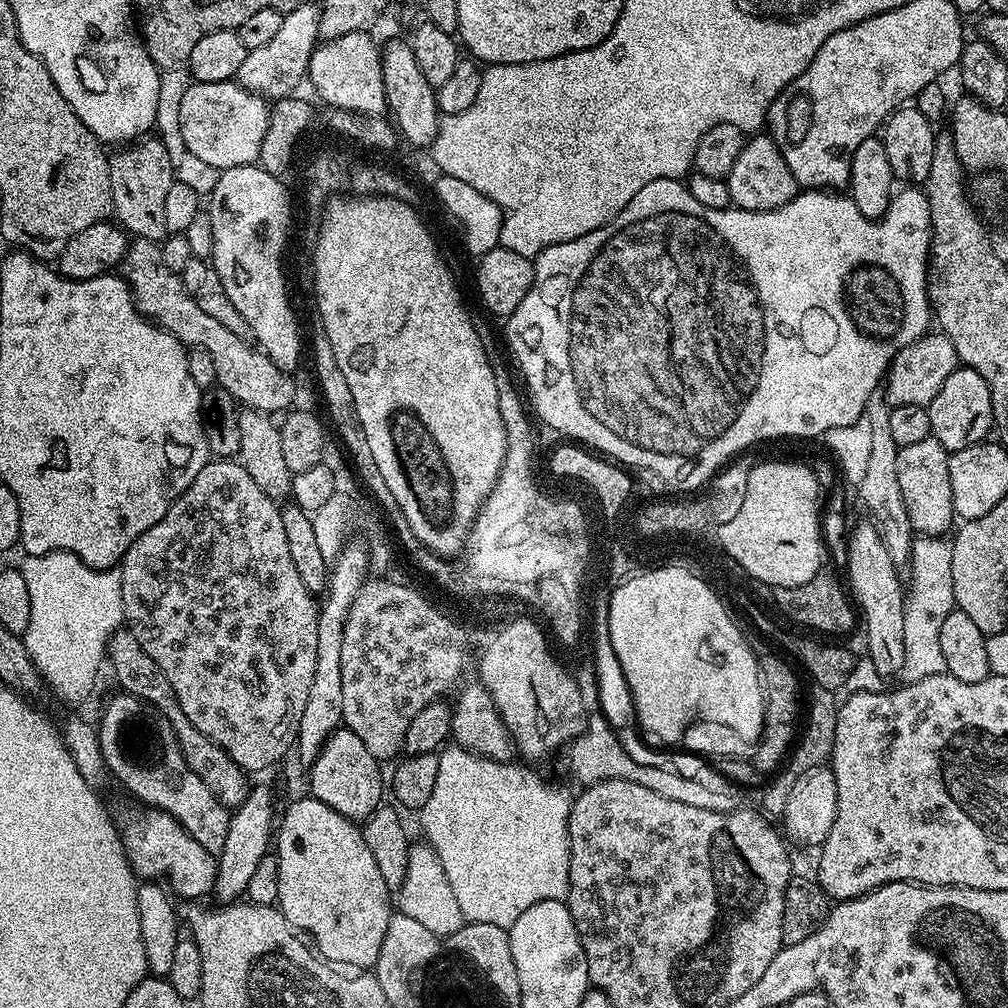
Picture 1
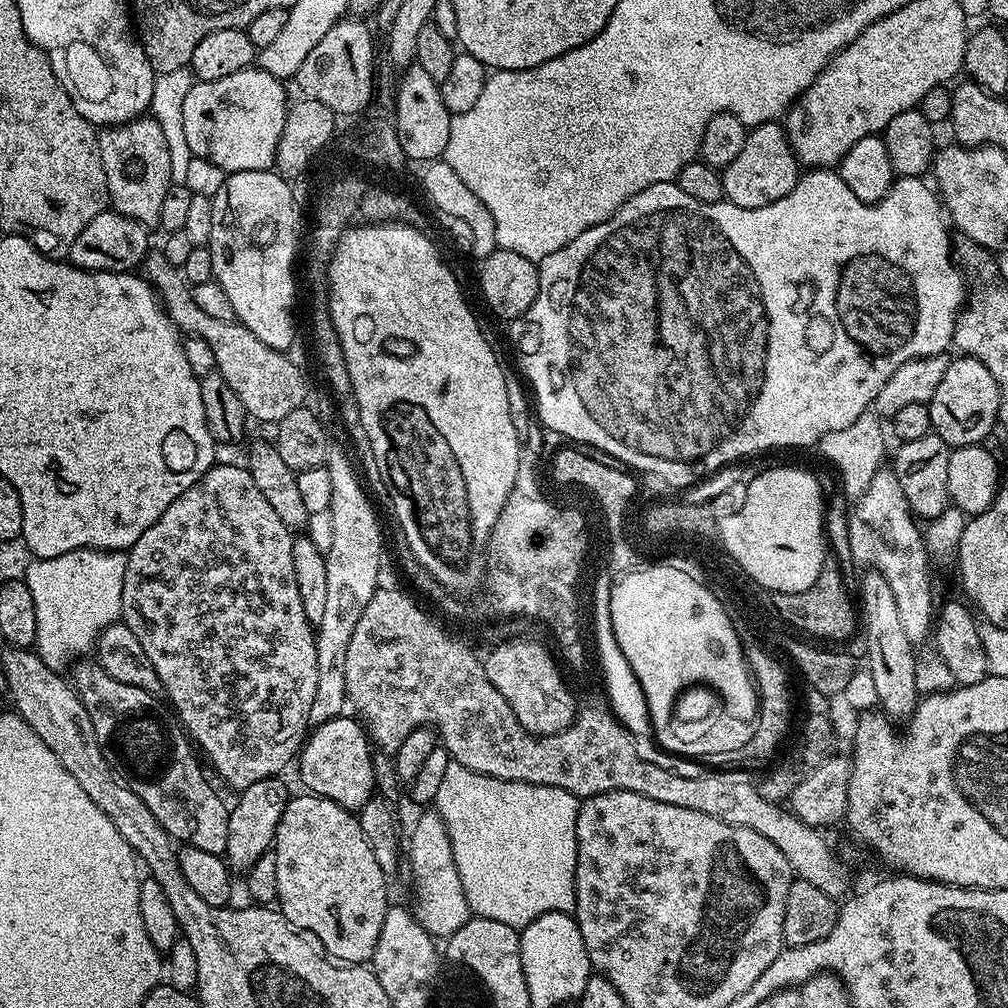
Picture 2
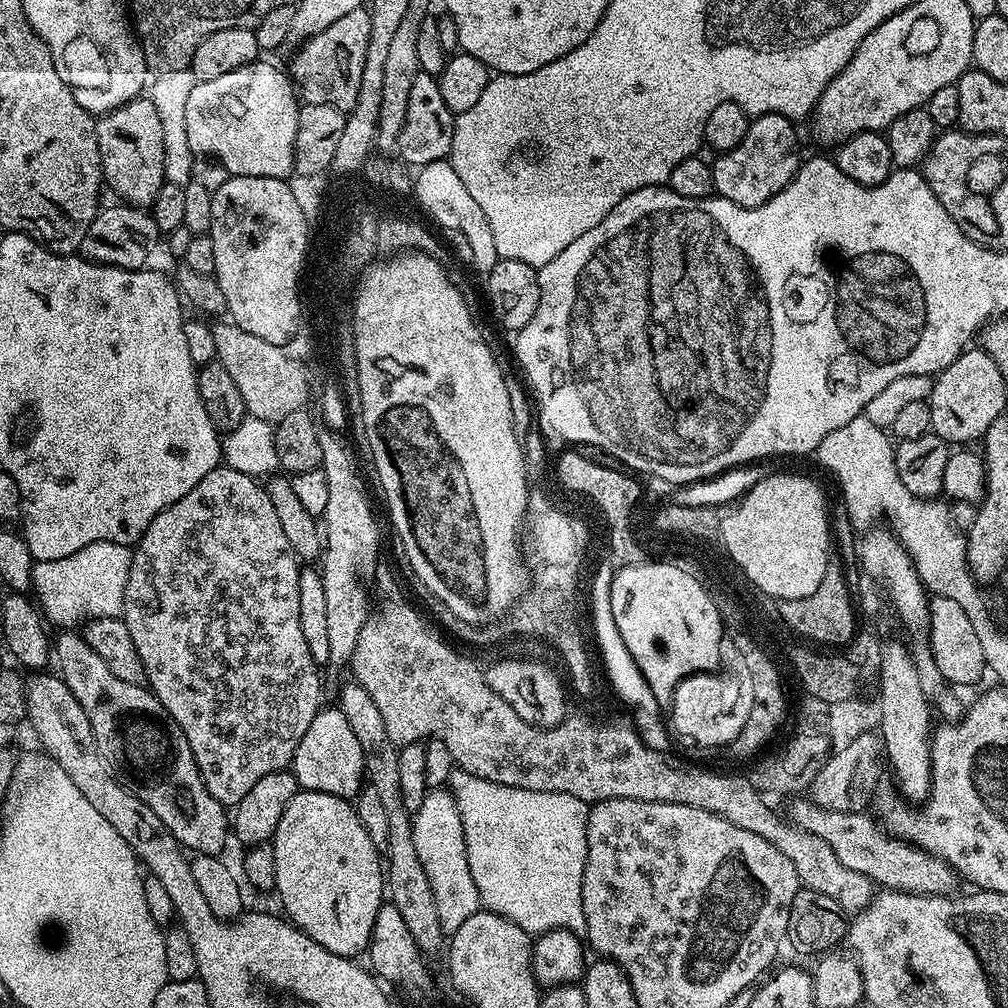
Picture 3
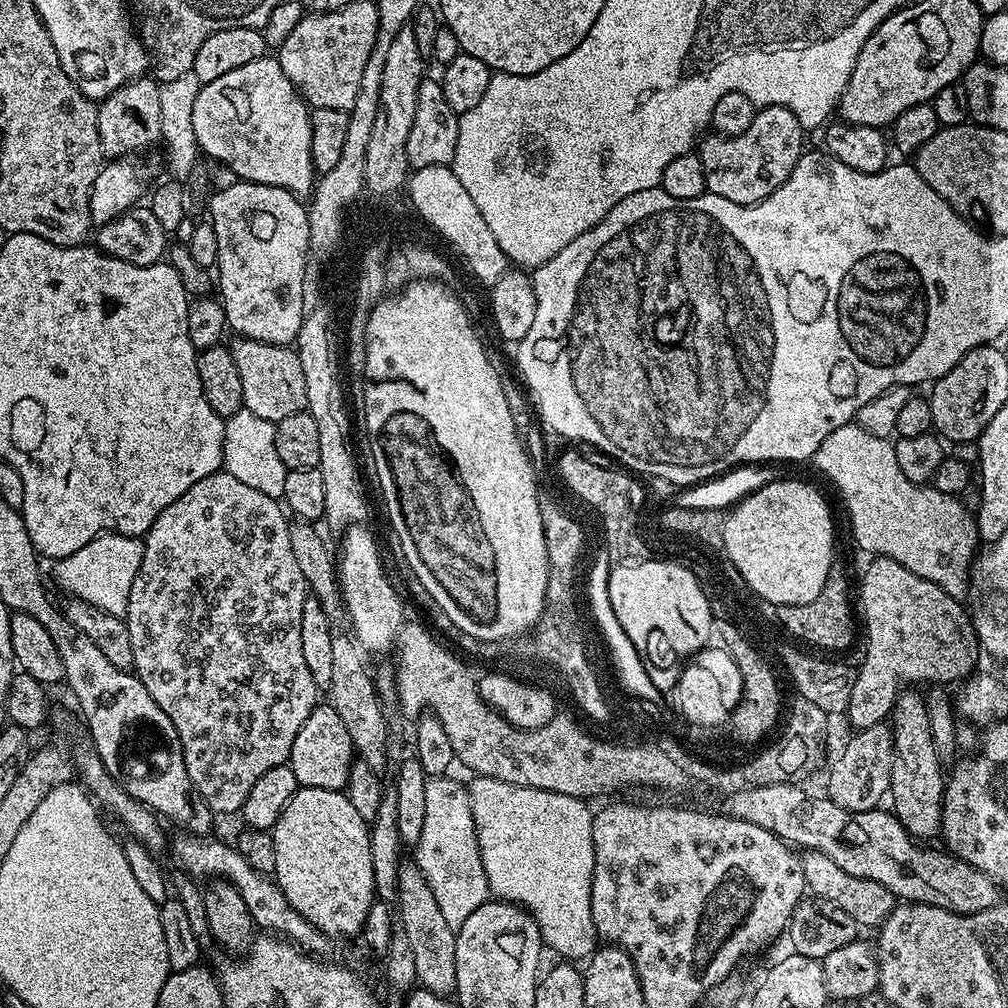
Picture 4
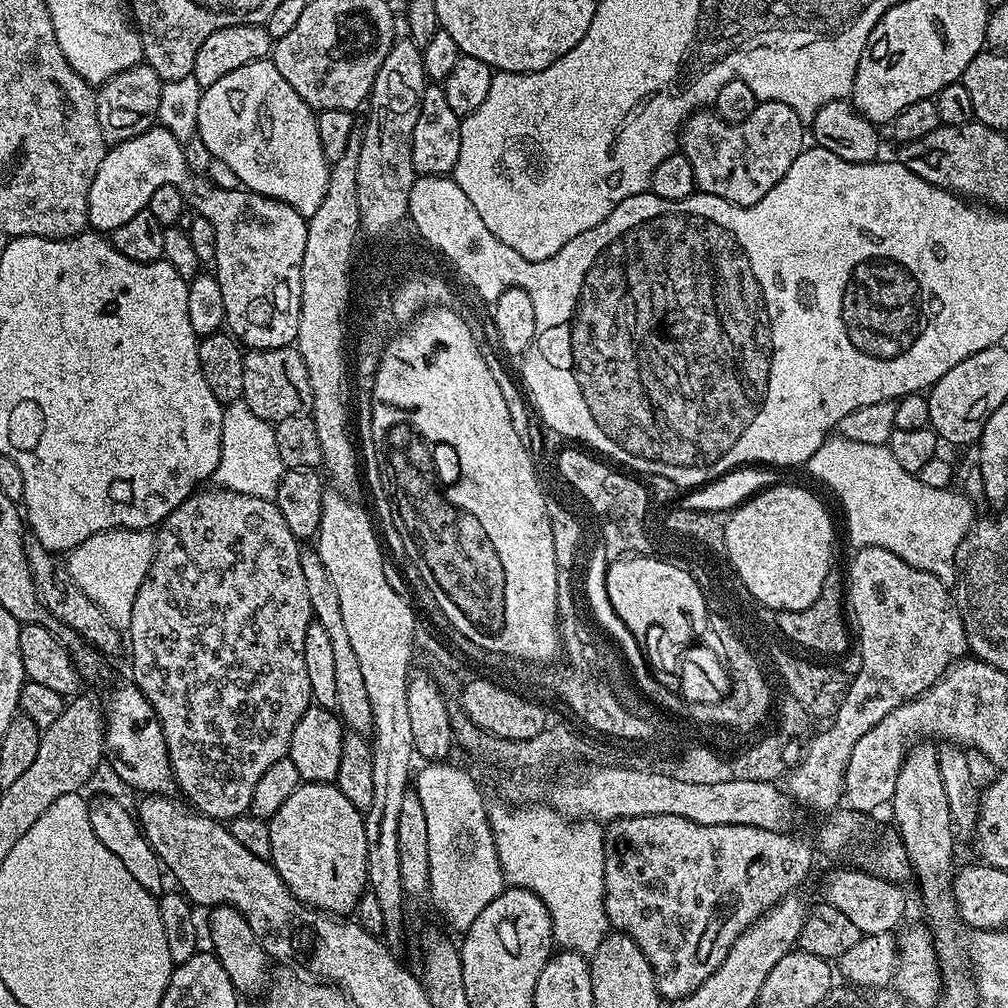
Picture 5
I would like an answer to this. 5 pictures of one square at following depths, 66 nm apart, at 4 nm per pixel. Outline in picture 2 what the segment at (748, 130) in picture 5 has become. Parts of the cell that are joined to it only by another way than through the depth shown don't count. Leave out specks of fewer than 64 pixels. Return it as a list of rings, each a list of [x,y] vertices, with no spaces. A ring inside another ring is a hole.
[[[773,122],[759,124],[749,131],[746,146],[742,146],[734,162],[722,169],[722,175],[727,203],[743,208],[761,208],[770,206],[770,202],[778,202],[778,198],[786,198],[786,194],[794,190],[802,175],[802,165],[792,153],[783,123]]]

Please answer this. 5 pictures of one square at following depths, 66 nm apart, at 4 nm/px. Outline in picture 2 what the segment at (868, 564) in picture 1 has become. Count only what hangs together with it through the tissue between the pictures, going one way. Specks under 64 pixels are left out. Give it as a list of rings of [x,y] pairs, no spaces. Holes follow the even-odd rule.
[[[868,570],[864,573],[866,574],[864,576],[864,581],[862,581],[860,584],[860,600],[858,596],[858,604],[862,609],[862,632],[864,628],[864,640],[866,643],[868,643],[868,663],[866,663],[866,669],[874,676],[875,688],[878,690],[879,707],[882,709],[883,715],[891,718],[893,721],[900,722],[912,715],[912,711],[915,710],[918,703],[918,693],[915,686],[915,668],[918,663],[918,656],[915,656],[917,653],[914,651],[914,647],[912,646],[909,638],[906,638],[905,628],[903,628],[901,625],[897,603],[894,600],[894,593],[892,590],[890,590],[890,586],[887,585],[886,579],[883,578],[880,572],[875,570]]]

